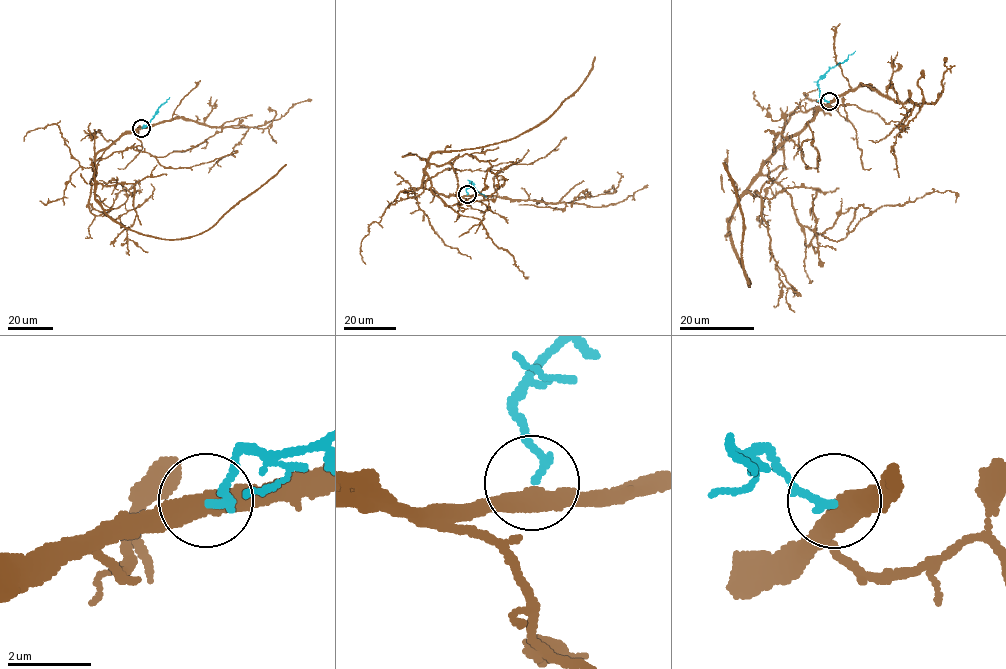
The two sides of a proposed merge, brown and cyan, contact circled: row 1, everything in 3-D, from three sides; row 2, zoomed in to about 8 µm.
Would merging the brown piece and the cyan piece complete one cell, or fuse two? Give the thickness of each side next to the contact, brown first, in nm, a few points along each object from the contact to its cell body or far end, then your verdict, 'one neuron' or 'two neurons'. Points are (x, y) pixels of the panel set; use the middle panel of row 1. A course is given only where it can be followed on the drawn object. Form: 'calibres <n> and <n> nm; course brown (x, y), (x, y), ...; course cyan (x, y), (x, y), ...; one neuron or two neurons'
calibres 380 and 190 nm; course brown (467, 195), (445, 196), (424, 189), (431, 154), (482, 147), (538, 126), (577, 91), (595, 57); course cyan (467, 195), (470, 181), (485, 197); one neuron

